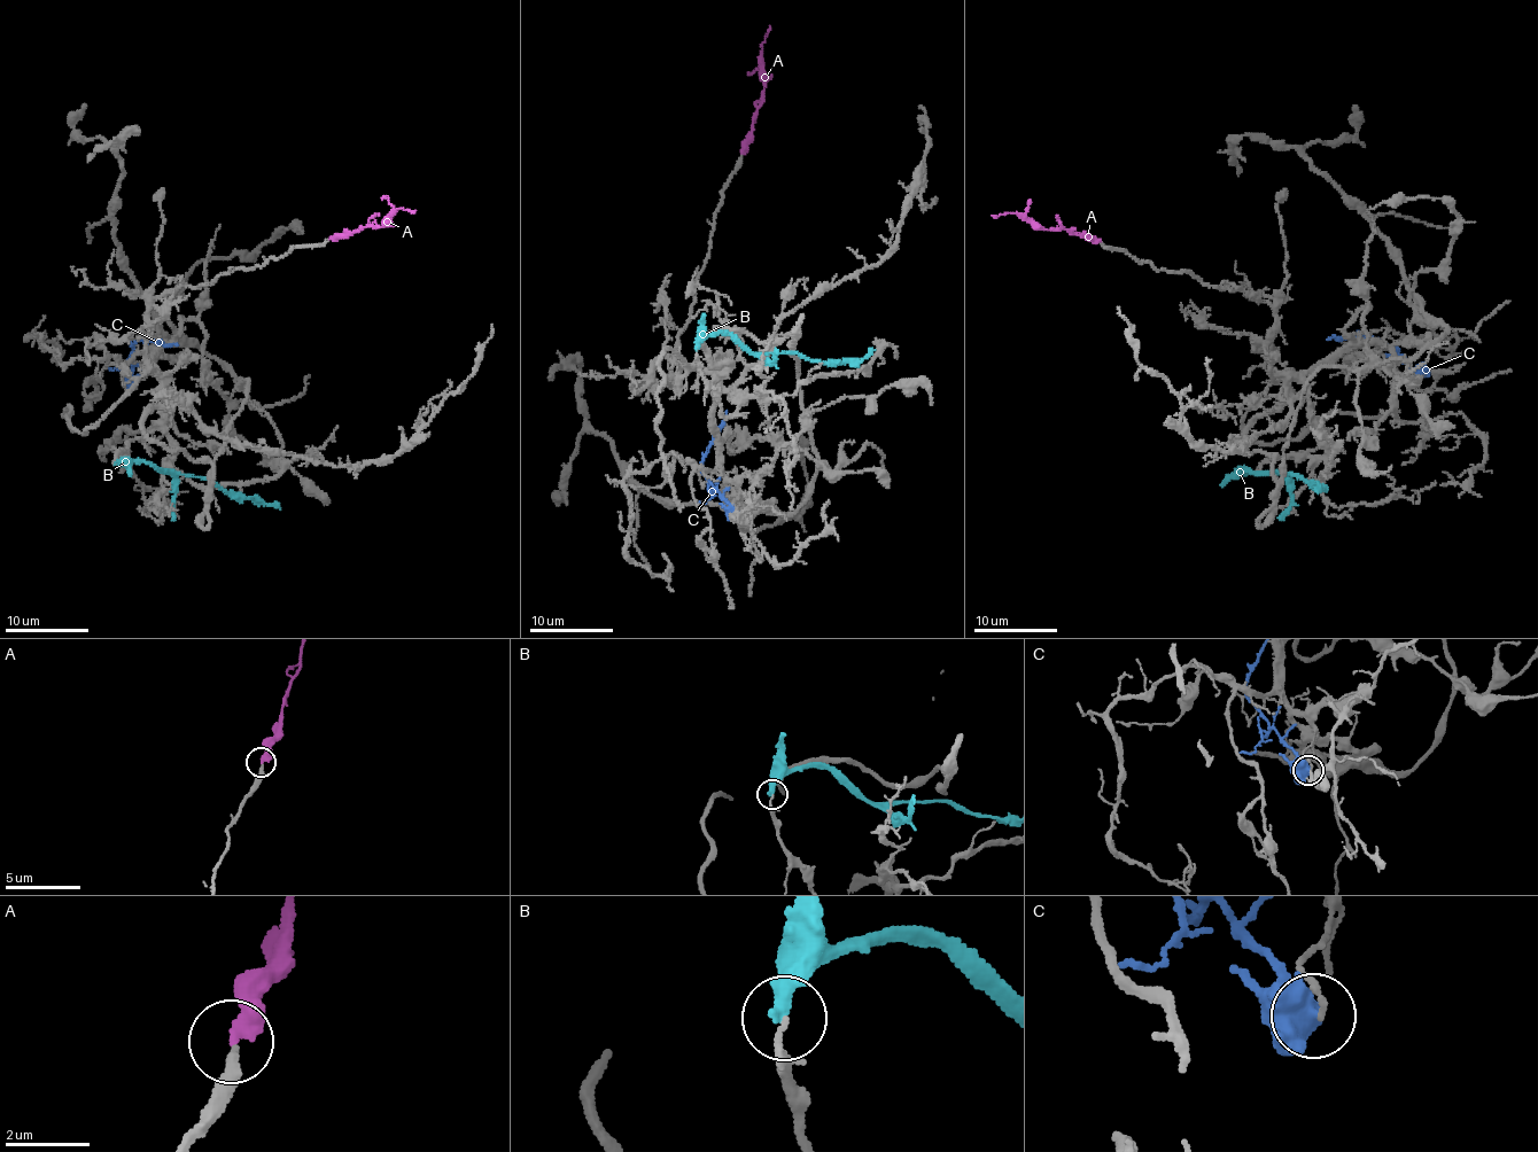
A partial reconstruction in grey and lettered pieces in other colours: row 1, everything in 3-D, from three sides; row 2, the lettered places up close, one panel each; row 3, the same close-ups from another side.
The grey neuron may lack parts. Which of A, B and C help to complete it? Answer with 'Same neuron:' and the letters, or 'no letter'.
Same neuron: A

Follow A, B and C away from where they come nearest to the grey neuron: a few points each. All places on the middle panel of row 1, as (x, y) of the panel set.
A: (742, 154), (750, 135), (753, 114), (762, 103), (762, 55), (769, 25)
B: (697, 348), (708, 336), (728, 333), (751, 352), (793, 353), (820, 362), (856, 363), (875, 349)
C: (736, 514), (701, 466), (727, 410)

